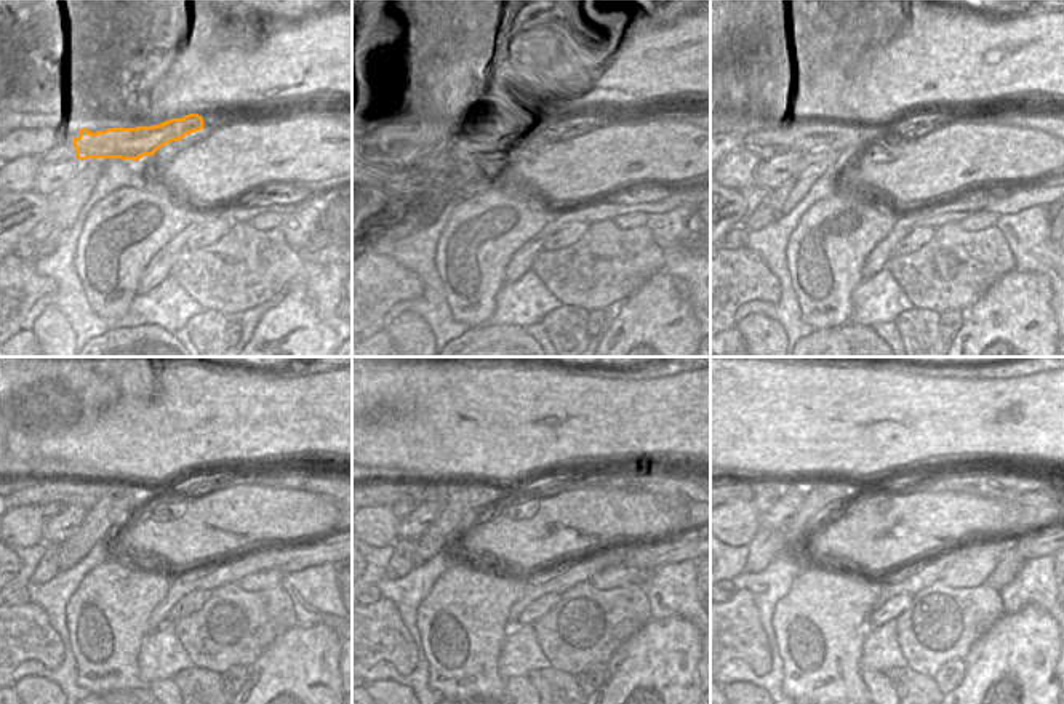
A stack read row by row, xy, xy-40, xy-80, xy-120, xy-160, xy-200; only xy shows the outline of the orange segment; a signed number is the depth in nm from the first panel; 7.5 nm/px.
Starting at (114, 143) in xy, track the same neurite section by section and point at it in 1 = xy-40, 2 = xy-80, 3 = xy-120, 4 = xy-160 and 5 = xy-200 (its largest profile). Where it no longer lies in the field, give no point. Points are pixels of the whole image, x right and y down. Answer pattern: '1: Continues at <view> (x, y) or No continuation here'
1: Continues at xy-40 (506, 140)
2: Continues at xy-80 (815, 133)
3: Continues at xy-120 (68, 492)
4: Continues at xy-160 (426, 490)
5: Continues at xy-200 (743, 488).

